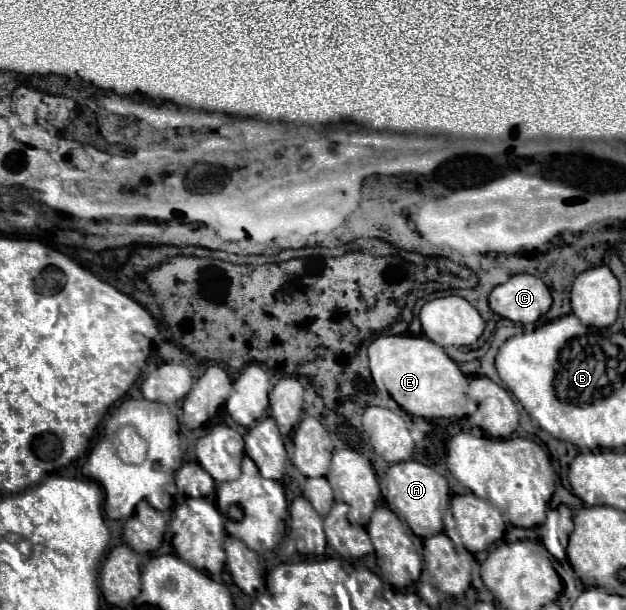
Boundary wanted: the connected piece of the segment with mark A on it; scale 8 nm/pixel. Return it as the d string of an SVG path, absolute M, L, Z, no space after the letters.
M415 460L409 462L399 462L388 468L384 477L379 480L380 489L384 502L401 520L409 524L413 534L419 538L429 538L439 532L443 532L443 520L441 520L441 498L437 490L437 480L439 474Z

